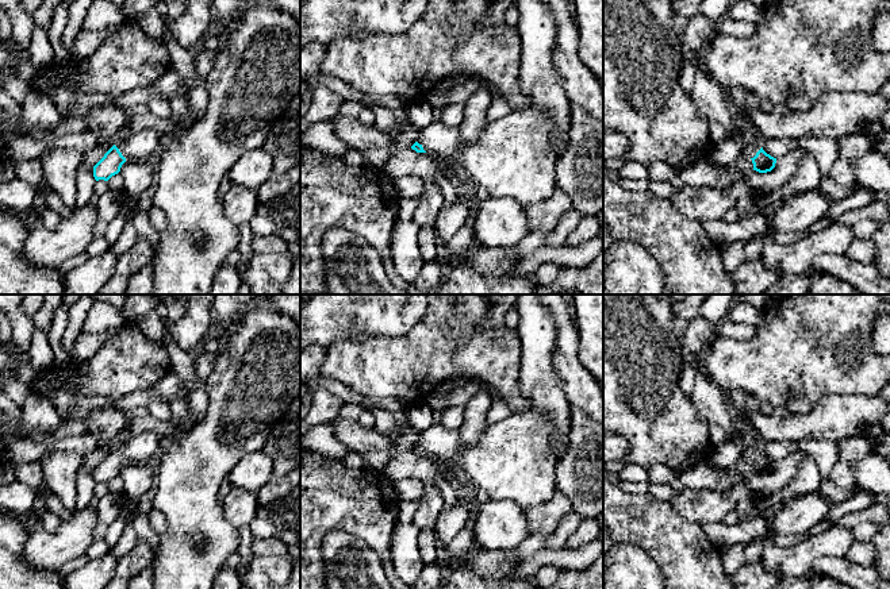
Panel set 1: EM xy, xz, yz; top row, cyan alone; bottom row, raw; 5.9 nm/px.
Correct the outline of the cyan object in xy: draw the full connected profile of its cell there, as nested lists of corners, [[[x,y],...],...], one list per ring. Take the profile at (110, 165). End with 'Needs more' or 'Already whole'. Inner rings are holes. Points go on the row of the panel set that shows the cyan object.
[[[151,128],[123,136],[93,166],[96,181],[108,181],[126,161],[154,161],[161,149],[161,135]]]. Needs more

